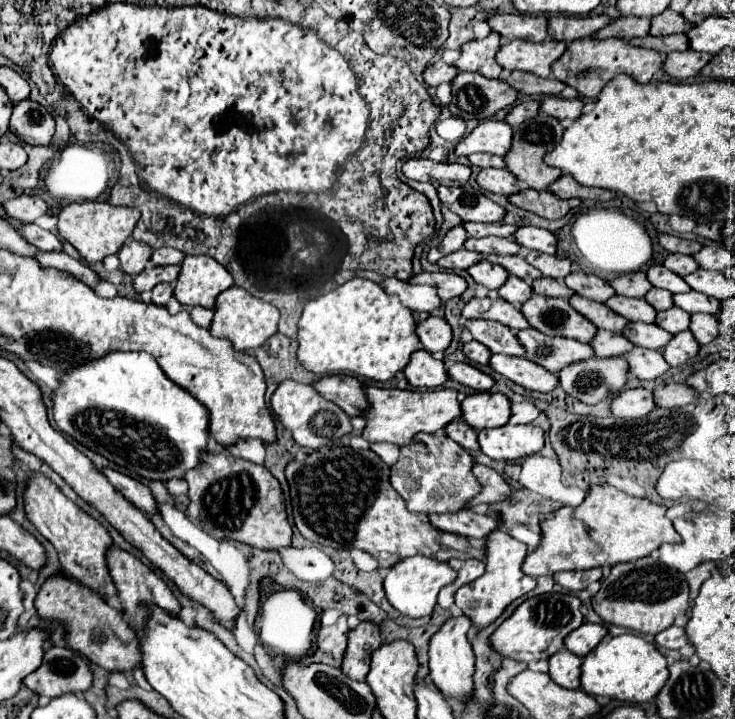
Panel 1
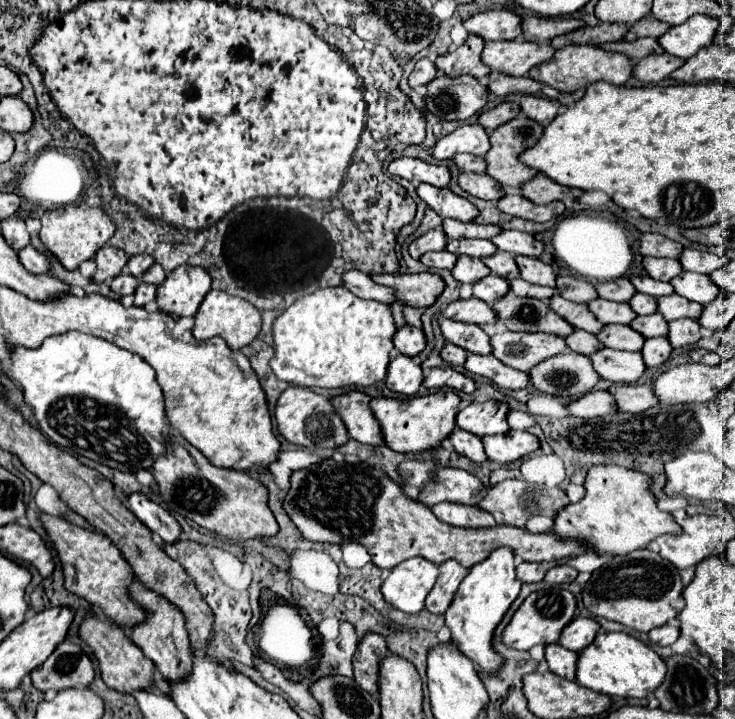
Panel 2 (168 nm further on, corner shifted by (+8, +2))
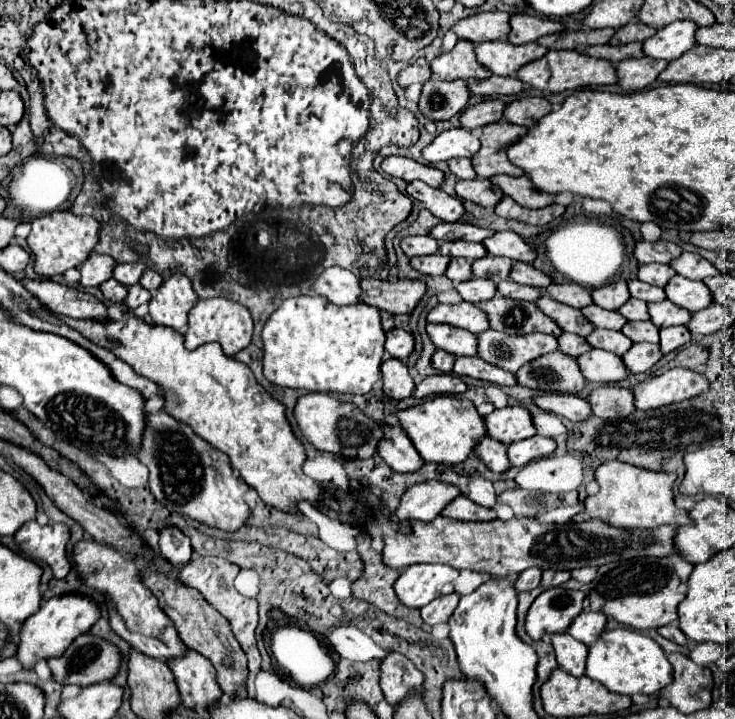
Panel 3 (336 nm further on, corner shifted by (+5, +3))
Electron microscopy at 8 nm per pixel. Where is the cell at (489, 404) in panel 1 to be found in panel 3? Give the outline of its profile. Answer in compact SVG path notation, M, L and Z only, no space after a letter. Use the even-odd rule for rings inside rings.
M507 405L503 409L495 409L493 413L483 417L483 423L487 427L487 435L503 445L511 445L515 441L535 435L531 415L521 405L515 407Z

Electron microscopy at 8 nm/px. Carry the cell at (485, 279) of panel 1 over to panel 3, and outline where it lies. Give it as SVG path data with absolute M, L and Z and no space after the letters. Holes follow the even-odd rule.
M453 257L449 267L447 267L447 273L445 273L453 285L459 285L461 281L469 281L473 279L473 271L471 271L471 263L467 259L461 259L461 257Z

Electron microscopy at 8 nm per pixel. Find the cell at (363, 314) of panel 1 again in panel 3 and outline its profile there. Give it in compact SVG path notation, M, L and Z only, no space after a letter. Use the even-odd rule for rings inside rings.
M321 295L285 299L263 327L263 373L281 387L307 391L369 393L381 375L385 331L379 309L367 303L339 307Z

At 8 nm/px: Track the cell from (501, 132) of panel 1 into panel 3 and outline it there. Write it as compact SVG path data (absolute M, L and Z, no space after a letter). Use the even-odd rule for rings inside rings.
M457 127L437 135L435 141L423 149L423 157L427 163L449 161L453 157L473 157L479 151L479 147L481 143L477 133Z

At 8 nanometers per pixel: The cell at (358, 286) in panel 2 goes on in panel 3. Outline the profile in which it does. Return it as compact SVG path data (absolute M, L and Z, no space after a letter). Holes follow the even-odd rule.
M329 267L313 283L313 293L327 297L335 305L353 305L363 295L359 283L361 279L355 273L343 267Z

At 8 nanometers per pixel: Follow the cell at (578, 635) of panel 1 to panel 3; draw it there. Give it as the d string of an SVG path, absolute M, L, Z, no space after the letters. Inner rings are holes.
M581 611L573 619L573 623L569 627L569 633L581 643L593 645L599 639L599 635L605 631L605 623L607 623L607 617L603 613L599 613L599 611Z

